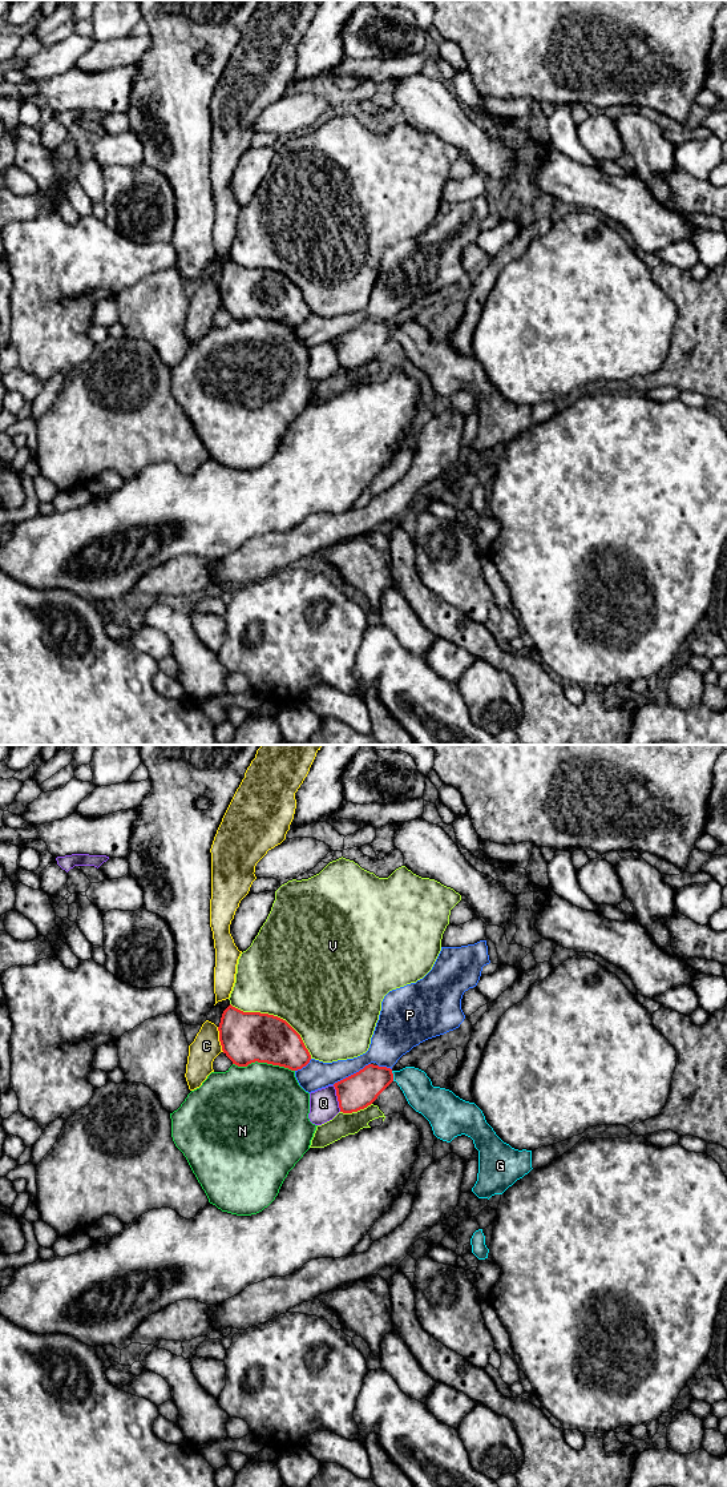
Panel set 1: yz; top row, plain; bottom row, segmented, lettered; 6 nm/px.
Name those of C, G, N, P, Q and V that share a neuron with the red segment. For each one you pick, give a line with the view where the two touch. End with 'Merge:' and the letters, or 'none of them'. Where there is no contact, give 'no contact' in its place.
G: yz
Merge: G

